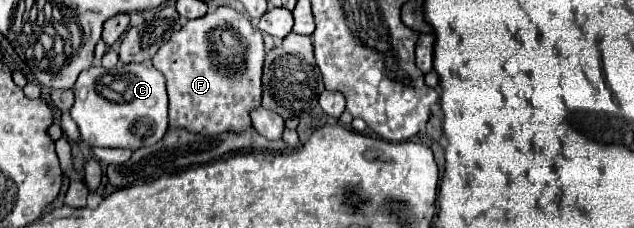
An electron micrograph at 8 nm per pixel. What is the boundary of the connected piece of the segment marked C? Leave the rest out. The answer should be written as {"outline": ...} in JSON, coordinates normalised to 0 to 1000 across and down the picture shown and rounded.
{"outline":[[[196,276],[180,303],[142,294],[126,320],[117,373],[117,461],[110,478],[114,522],[126,566],[126,601],[142,645],[196,645],[196,654],[221,654],[249,627],[265,566],[265,417],[259,329],[230,276]]]}

